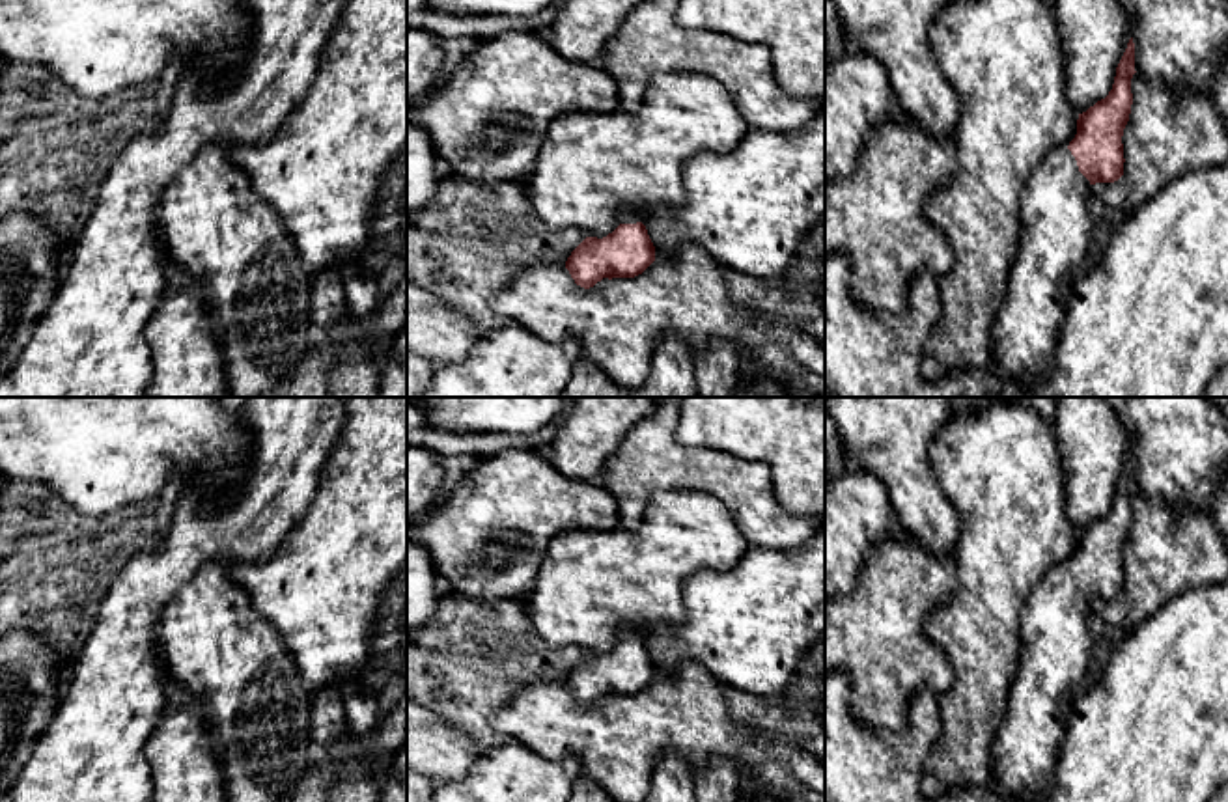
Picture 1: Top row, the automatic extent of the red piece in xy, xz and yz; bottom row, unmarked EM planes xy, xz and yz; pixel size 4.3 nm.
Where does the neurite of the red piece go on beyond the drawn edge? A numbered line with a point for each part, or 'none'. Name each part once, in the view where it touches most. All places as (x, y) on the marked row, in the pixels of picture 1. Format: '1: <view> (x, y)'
1: yz (1055, 215)

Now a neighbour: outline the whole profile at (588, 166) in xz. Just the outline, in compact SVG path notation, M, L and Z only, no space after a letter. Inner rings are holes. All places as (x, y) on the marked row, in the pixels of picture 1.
M657 73L649 78L642 104L635 112L560 114L549 123L526 188L536 214L551 229L573 229L603 239L620 226L620 209L633 209L649 218L659 209L681 211L687 201L683 168L698 155L733 151L748 132L728 90L702 73Z

